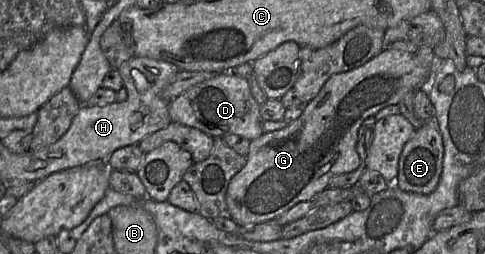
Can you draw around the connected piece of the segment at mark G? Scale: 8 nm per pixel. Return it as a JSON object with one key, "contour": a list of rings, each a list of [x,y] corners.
{"contour":[[[383,50],[381,53],[367,61],[365,64],[349,71],[341,72],[331,76],[318,94],[307,104],[304,105],[303,112],[295,121],[287,124],[284,128],[263,133],[258,138],[250,143],[249,152],[246,155],[246,165],[235,175],[229,182],[226,192],[226,203],[231,219],[239,226],[254,226],[269,220],[276,219],[281,214],[291,209],[299,202],[309,200],[316,194],[328,188],[331,178],[338,174],[349,173],[355,170],[360,163],[358,153],[356,151],[356,144],[358,140],[358,133],[363,122],[374,116],[378,111],[387,107],[388,105],[396,105],[401,99],[411,91],[416,91],[421,87],[429,87],[429,69],[422,66],[416,57],[416,54],[403,50]]]}

